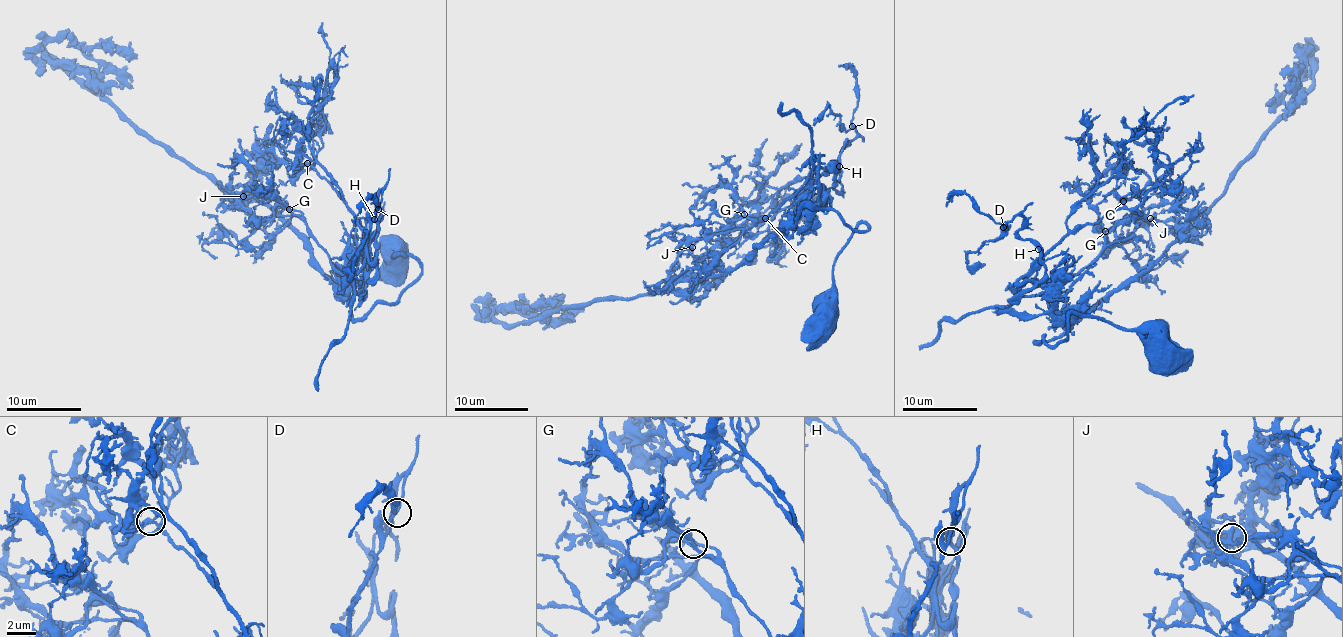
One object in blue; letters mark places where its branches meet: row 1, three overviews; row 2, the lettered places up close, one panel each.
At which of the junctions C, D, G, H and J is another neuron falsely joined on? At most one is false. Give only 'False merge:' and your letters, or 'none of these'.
False merge: C

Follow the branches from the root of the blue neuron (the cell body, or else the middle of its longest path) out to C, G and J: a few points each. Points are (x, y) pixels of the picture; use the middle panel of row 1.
C: (818, 324), (833, 263), (867, 225), (861, 231), (810, 206), (793, 223), (822, 172), (765, 217)
G: (818, 324), (833, 263), (867, 225), (804, 206), (733, 268), (708, 265), (753, 224), (744, 214)
J: (818, 324), (833, 263), (867, 225), (804, 206), (795, 225), (696, 281), (678, 264), (692, 247)

